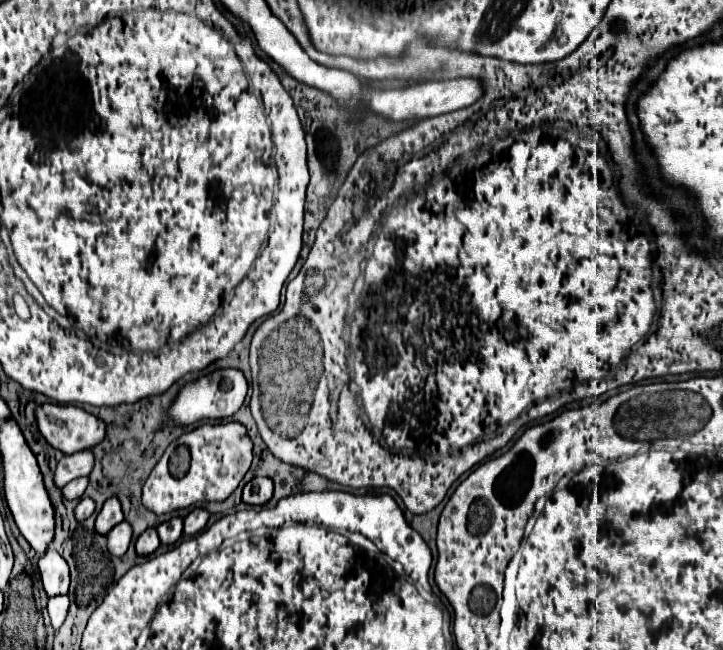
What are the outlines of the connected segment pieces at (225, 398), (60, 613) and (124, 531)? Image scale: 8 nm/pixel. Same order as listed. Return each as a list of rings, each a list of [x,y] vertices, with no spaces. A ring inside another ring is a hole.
[[[233,368],[217,370],[209,376],[199,378],[197,382],[189,384],[189,388],[185,388],[177,396],[177,400],[171,404],[169,414],[171,414],[171,420],[181,426],[203,420],[203,418],[227,418],[241,408],[245,394],[247,394],[247,380],[241,370],[233,370]]]
[[[53,596],[53,598],[49,598],[47,610],[49,610],[51,624],[53,624],[55,630],[59,630],[61,624],[65,622],[67,612],[69,612],[69,604],[71,604],[71,598],[69,596]]]
[[[127,522],[117,524],[109,532],[109,552],[113,556],[123,556],[131,544],[131,538],[133,538],[133,528],[129,528]]]

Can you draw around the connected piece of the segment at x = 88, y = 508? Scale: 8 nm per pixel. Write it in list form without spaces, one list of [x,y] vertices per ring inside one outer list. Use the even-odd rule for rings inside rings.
[[[81,498],[77,508],[75,508],[75,514],[77,514],[77,520],[85,520],[89,518],[91,514],[95,512],[95,502],[91,498]]]

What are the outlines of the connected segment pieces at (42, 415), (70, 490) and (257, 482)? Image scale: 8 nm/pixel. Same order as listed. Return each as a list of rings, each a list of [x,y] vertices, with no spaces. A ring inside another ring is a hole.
[[[43,404],[37,408],[37,424],[45,440],[63,454],[87,450],[105,440],[105,422],[77,406]]]
[[[85,476],[85,478],[75,478],[75,480],[71,480],[69,484],[65,484],[65,486],[63,486],[63,496],[65,496],[65,498],[69,498],[69,500],[77,500],[77,498],[81,498],[81,496],[83,496],[83,492],[85,492],[87,484],[89,484],[87,476]]]
[[[253,478],[243,488],[243,502],[251,506],[263,506],[273,496],[273,480],[269,478]]]

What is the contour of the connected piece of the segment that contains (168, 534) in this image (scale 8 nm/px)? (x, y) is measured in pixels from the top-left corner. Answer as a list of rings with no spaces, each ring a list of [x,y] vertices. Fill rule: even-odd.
[[[171,518],[157,526],[161,544],[175,544],[183,536],[183,518]]]

